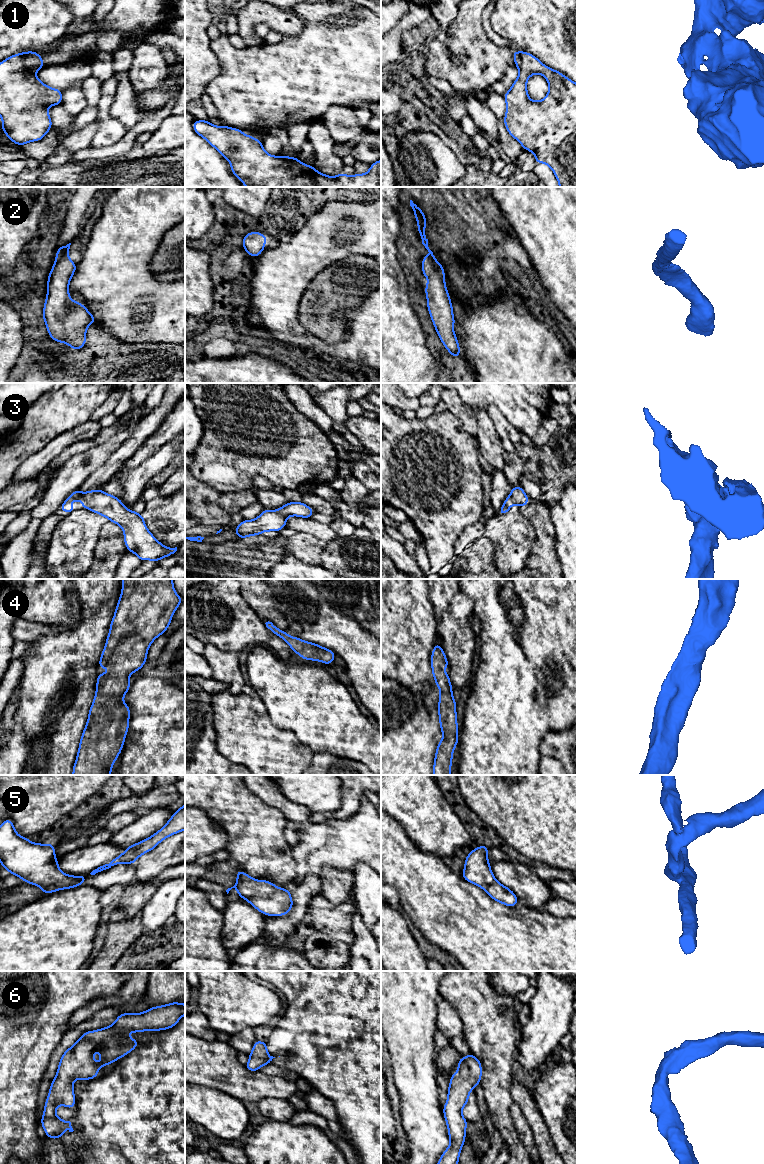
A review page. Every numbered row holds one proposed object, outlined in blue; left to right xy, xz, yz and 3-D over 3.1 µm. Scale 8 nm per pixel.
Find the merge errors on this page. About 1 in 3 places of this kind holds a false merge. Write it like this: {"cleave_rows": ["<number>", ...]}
{"cleave_rows": ["1", "5"]}

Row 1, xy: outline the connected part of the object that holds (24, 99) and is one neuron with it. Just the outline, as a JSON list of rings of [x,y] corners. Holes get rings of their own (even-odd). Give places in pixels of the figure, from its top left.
[[[25,52],[12,55],[0,62],[0,116],[2,131],[8,139],[18,146],[28,142],[42,140],[52,128],[51,117],[47,111],[49,106],[61,105],[62,91],[45,85],[36,77],[36,69],[29,68],[24,63]]]

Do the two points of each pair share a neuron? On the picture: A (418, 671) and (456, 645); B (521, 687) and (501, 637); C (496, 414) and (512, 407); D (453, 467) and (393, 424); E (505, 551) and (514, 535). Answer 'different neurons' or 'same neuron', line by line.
A: different neurons
B: same neuron
C: different neurons
D: same neuron
E: same neuron

